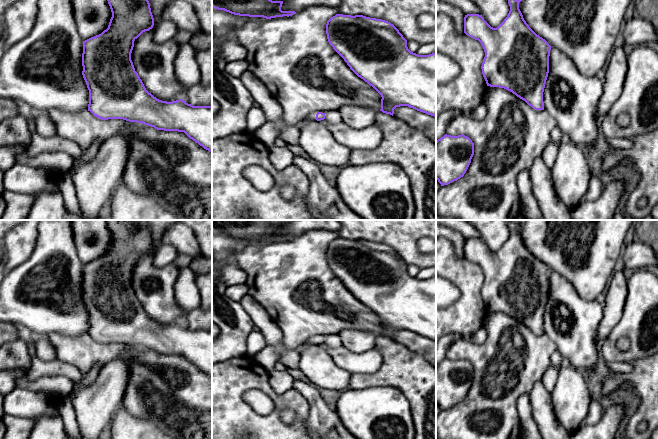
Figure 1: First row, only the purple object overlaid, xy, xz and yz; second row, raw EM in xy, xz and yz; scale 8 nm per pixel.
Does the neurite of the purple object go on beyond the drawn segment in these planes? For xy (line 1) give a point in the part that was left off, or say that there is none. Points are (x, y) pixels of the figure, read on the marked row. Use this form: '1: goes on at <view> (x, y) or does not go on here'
1: does not go on here

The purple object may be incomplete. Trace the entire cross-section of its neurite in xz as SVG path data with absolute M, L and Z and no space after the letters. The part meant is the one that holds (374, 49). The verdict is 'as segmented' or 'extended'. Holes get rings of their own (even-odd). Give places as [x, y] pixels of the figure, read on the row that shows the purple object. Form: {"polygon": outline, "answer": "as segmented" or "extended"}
{"polygon": "M336 14L327 21L326 34L329 44L350 69L381 95L380 111L393 116L396 107L408 106L436 117L436 52L429 55L411 52L407 40L393 24L363 15Z", "answer": "as segmented"}

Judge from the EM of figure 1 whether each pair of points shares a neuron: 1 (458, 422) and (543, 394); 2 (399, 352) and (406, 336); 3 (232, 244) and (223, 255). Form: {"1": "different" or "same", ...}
{"1": "different", "2": "different", "3": "same"}

